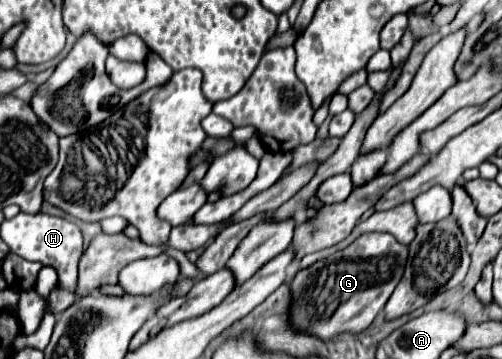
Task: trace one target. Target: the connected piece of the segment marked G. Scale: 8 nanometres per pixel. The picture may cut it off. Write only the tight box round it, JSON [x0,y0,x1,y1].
[289,232,407,340]

